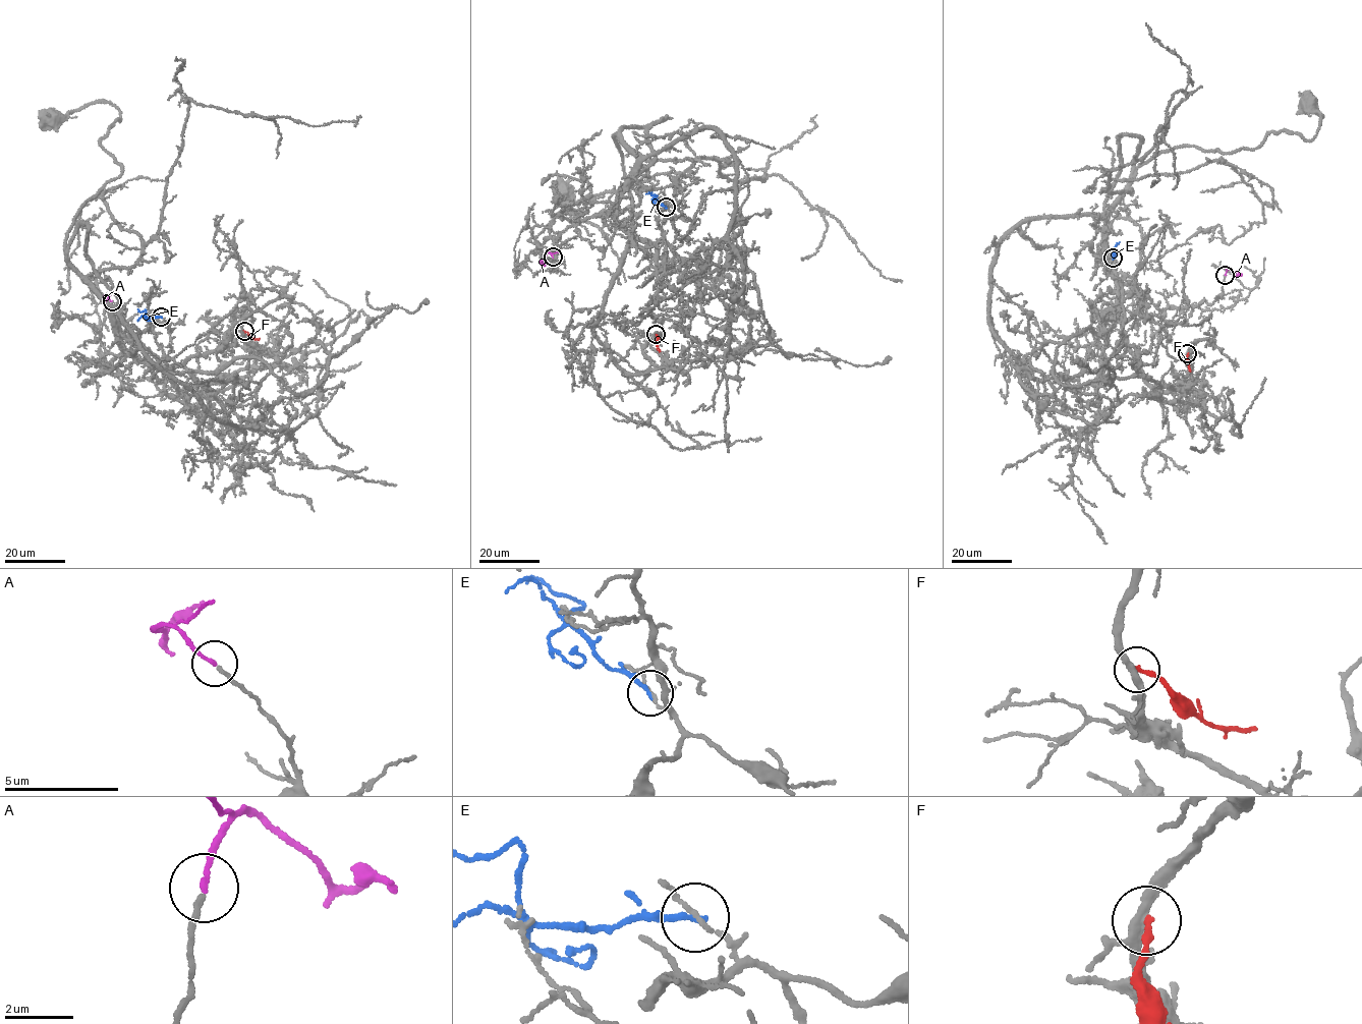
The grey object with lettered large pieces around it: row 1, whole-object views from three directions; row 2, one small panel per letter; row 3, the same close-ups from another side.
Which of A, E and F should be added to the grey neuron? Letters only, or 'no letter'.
A

